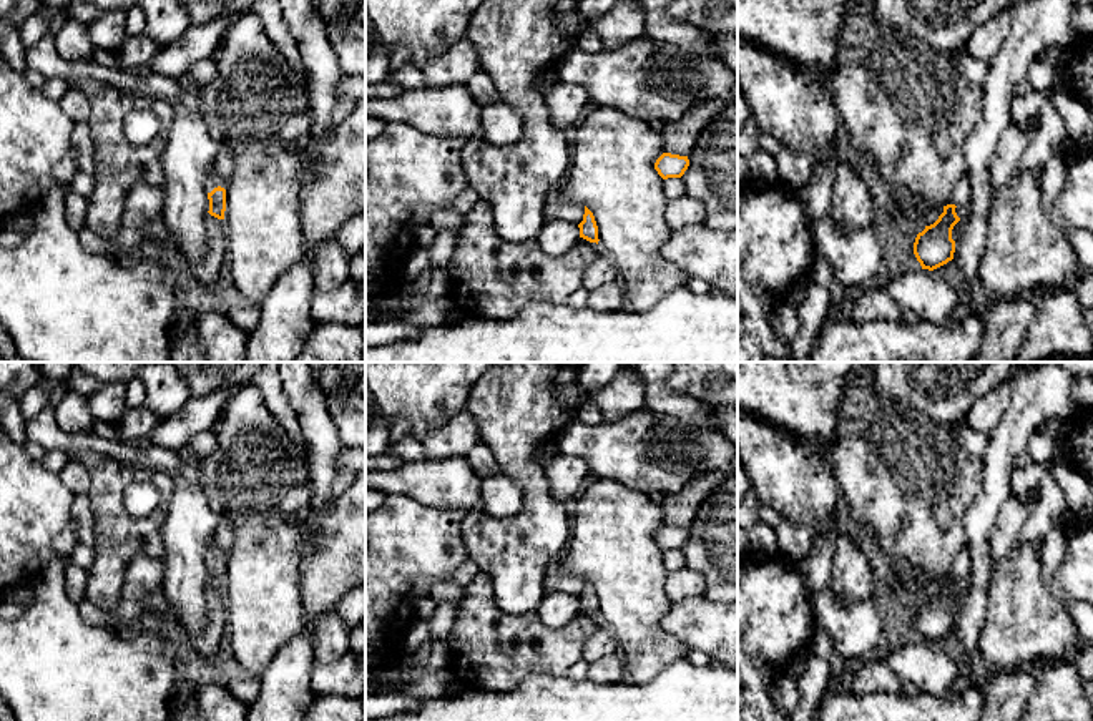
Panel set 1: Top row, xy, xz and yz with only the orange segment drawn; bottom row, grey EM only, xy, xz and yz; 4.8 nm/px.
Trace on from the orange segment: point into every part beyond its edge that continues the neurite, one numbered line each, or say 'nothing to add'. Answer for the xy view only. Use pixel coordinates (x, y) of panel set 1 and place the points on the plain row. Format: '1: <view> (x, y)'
1: xy (213, 552)

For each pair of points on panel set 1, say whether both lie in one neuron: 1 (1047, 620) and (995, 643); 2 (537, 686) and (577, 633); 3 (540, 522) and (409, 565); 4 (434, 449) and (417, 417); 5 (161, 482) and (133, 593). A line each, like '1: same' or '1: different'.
1: same
2: different
3: different
4: different
5: different

